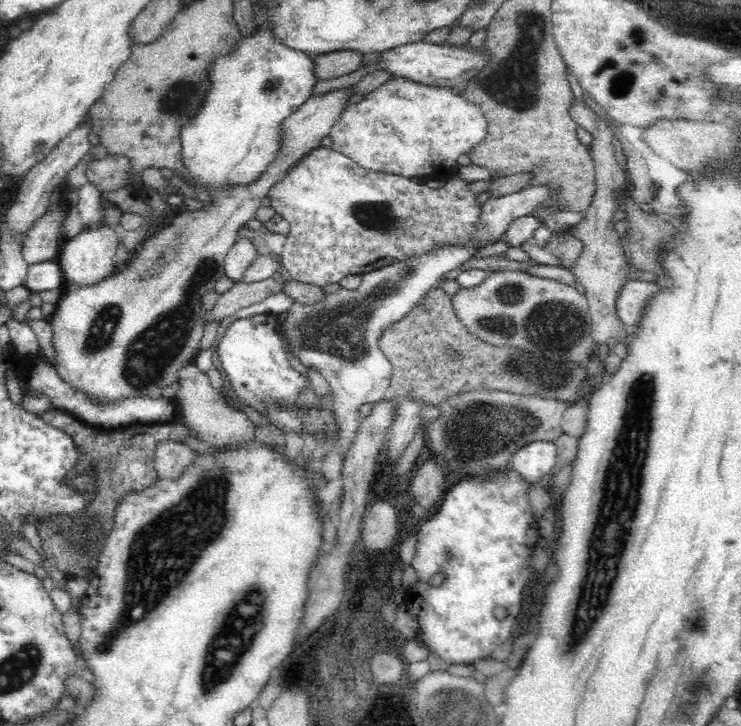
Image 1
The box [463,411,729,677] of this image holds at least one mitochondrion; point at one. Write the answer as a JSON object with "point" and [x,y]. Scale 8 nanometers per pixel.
{"point":[696,625]}

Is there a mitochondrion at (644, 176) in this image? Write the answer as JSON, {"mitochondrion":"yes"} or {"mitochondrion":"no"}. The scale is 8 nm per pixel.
{"mitochondrion":"no"}

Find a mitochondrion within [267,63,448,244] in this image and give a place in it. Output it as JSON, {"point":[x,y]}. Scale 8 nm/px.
{"point":[377,218]}

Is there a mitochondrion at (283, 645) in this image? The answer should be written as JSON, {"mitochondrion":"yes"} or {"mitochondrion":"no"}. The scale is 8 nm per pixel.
{"mitochondrion":"no"}

